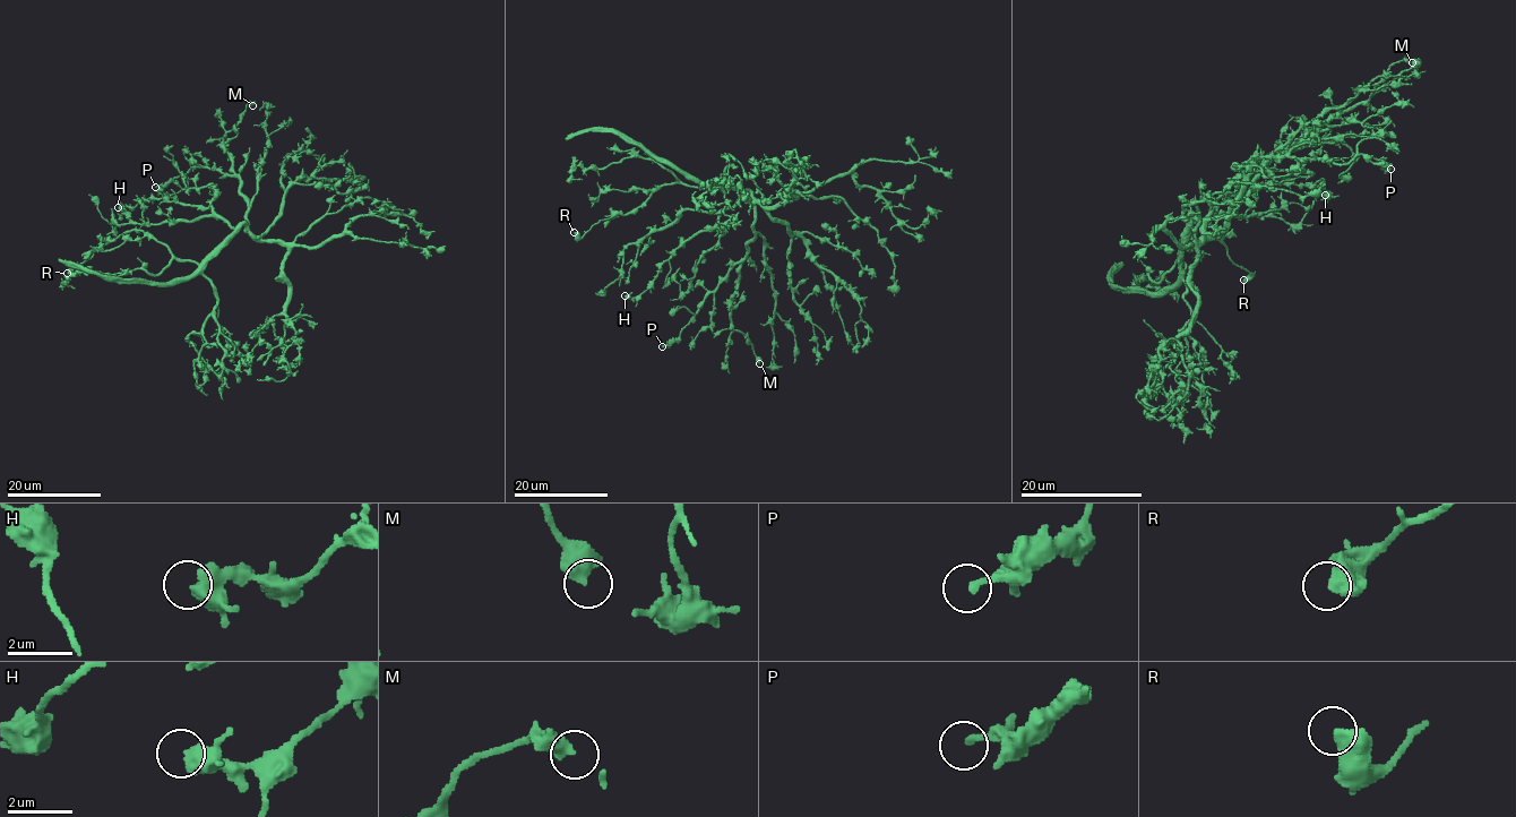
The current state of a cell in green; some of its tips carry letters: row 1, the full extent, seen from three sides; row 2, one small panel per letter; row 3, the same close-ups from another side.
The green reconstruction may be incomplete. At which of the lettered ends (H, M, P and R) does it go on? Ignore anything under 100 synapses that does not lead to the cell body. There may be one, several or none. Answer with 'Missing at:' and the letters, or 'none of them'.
Missing at: none of them

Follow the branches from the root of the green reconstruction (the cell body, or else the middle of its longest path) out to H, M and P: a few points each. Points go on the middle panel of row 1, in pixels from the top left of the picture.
H: (756, 200), (743, 192), (718, 214), (713, 226), (694, 233), (665, 260), (645, 290), (637, 297), (625, 295)
M: (756, 200), (754, 238), (741, 263), (740, 281), (731, 301), (731, 327), (748, 338), (759, 363)
P: (756, 200), (754, 238), (748, 244), (748, 254), (707, 295), (681, 334), (662, 346)

